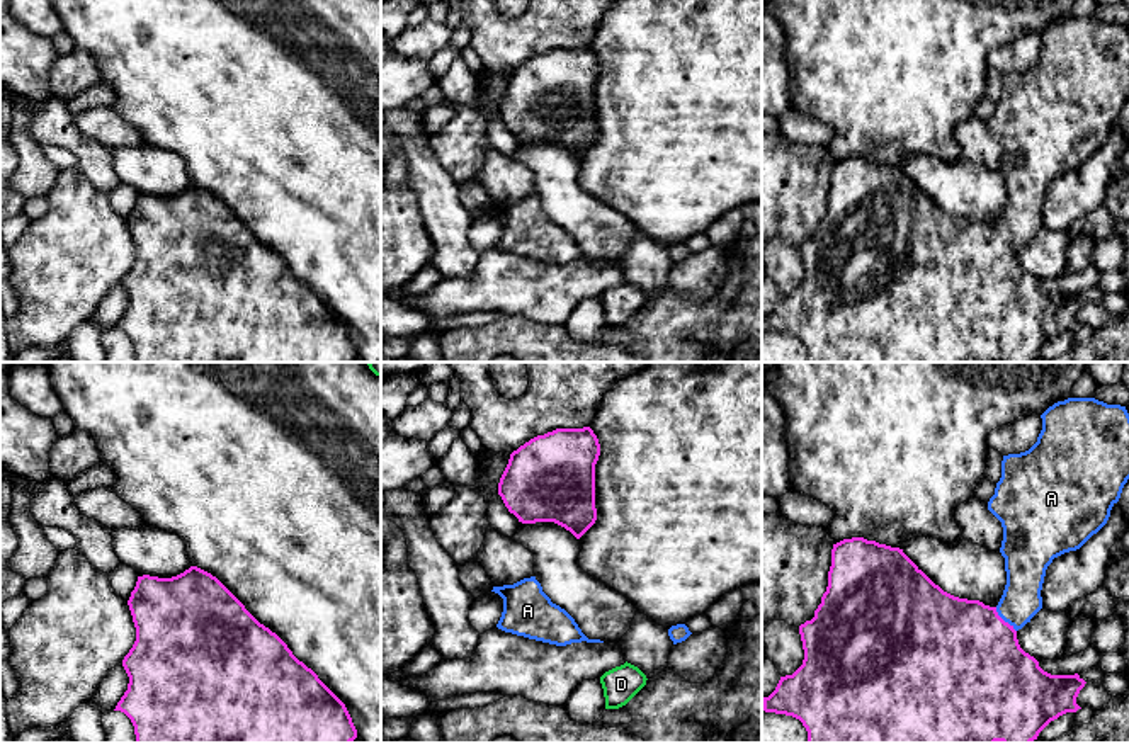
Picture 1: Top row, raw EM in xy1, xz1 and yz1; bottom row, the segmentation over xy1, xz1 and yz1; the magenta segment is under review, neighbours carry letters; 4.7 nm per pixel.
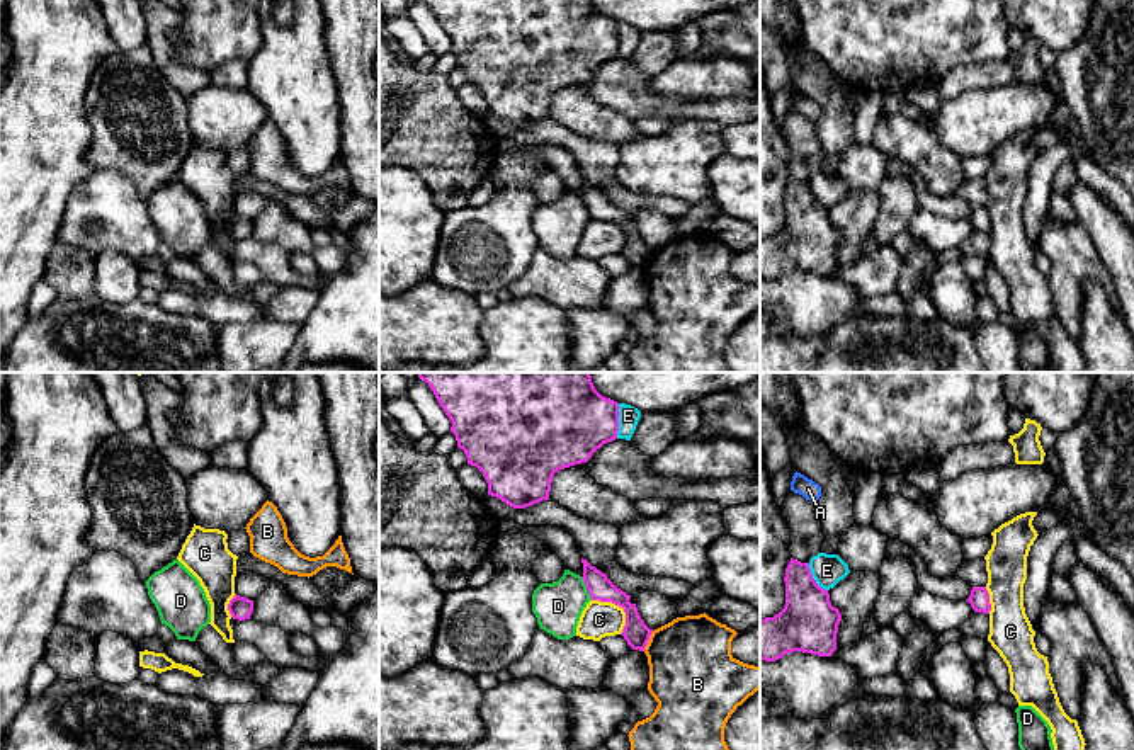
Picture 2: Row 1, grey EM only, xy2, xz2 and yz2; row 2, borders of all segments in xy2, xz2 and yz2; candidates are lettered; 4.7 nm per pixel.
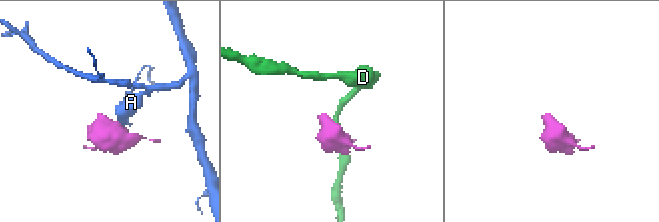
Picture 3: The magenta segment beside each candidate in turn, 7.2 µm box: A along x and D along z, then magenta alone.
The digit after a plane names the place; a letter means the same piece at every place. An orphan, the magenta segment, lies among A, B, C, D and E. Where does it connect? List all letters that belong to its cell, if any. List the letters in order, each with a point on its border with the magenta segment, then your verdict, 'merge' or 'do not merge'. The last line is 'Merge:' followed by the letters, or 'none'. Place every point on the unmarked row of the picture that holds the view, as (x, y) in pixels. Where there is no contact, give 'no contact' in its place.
A: yz1 (1002, 238) | merge
B: xz2 (648, 259) | do not merge
C: xz2 (619, 225) | do not merge
D: xz2 (587, 208) | do not merge
E: xz2 (618, 39) | do not merge
Merge: A

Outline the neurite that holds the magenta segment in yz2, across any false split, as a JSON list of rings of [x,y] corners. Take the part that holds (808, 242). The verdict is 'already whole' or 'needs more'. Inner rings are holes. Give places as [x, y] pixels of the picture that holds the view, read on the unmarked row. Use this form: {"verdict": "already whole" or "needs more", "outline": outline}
{"verdict": "already whole", "outline": [[[792,177],[784,201],[784,228],[760,238],[760,279],[775,281],[792,270],[831,276],[842,233],[831,224],[828,209],[816,202],[808,182]]]}

